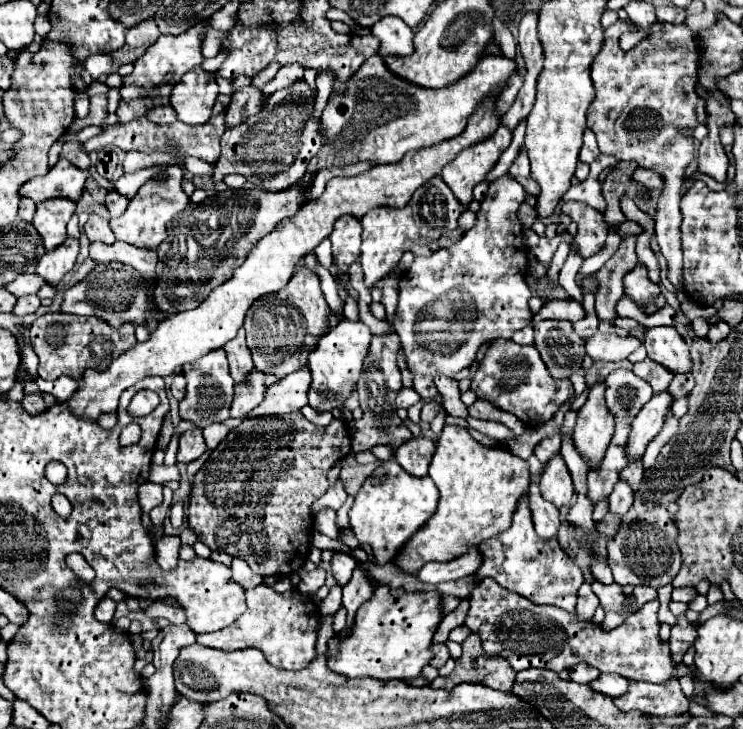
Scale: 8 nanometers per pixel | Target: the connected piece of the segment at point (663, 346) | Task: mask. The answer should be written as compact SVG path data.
M642 327L642 329L632 329L630 333L640 331L644 335L644 347L648 351L648 357L664 363L670 371L678 373L688 373L692 363L688 355L688 345L684 339L678 335L676 327Z

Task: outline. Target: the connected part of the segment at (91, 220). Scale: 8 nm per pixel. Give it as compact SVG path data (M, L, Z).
M92 213L88 217L88 221L84 225L84 231L86 231L86 235L88 235L90 241L102 241L102 243L114 243L116 241L116 237L114 237L108 221L102 219L96 213Z

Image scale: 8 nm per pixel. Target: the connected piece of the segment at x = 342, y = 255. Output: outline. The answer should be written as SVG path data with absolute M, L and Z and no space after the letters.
M342 215L334 223L330 241L332 241L334 263L338 265L340 271L346 271L348 265L360 257L360 233L362 233L362 225L352 215Z

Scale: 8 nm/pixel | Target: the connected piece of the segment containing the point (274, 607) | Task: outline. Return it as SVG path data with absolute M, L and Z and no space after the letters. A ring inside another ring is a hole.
M258 585L246 591L248 609L232 627L226 627L216 633L202 633L196 635L200 645L210 645L218 649L242 649L242 647L255 647L260 649L264 656L274 667L280 669L296 669L308 665L314 659L314 637L318 625L318 607L316 603L298 591L276 593L266 585Z

